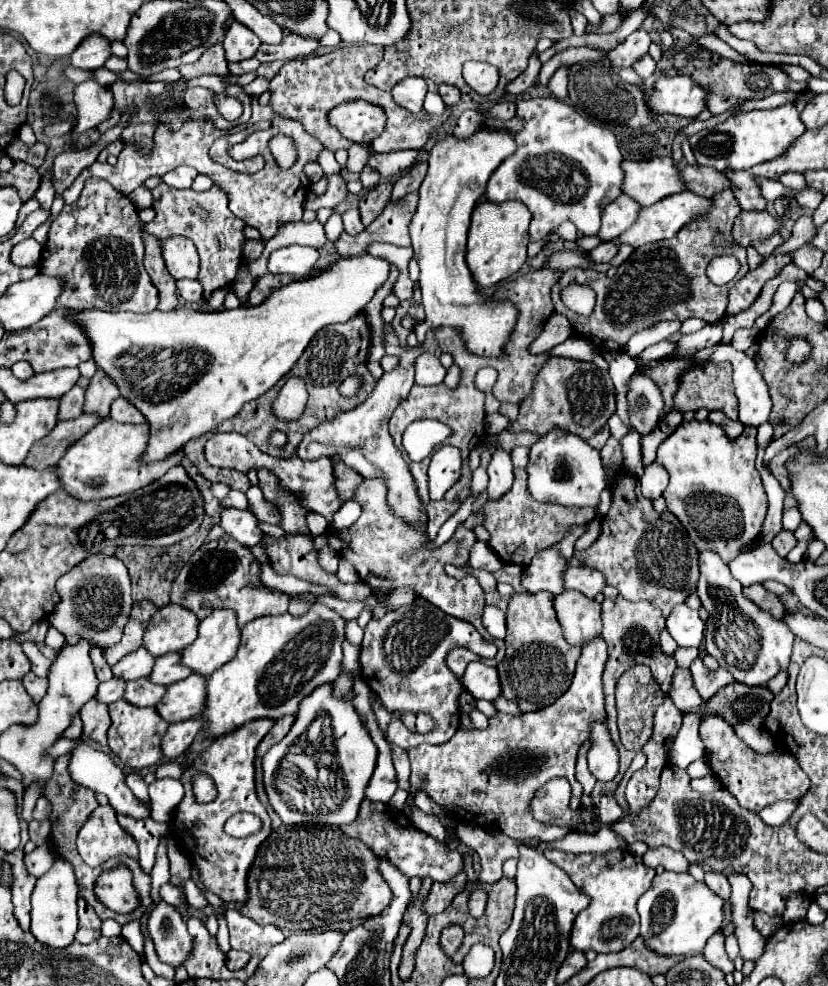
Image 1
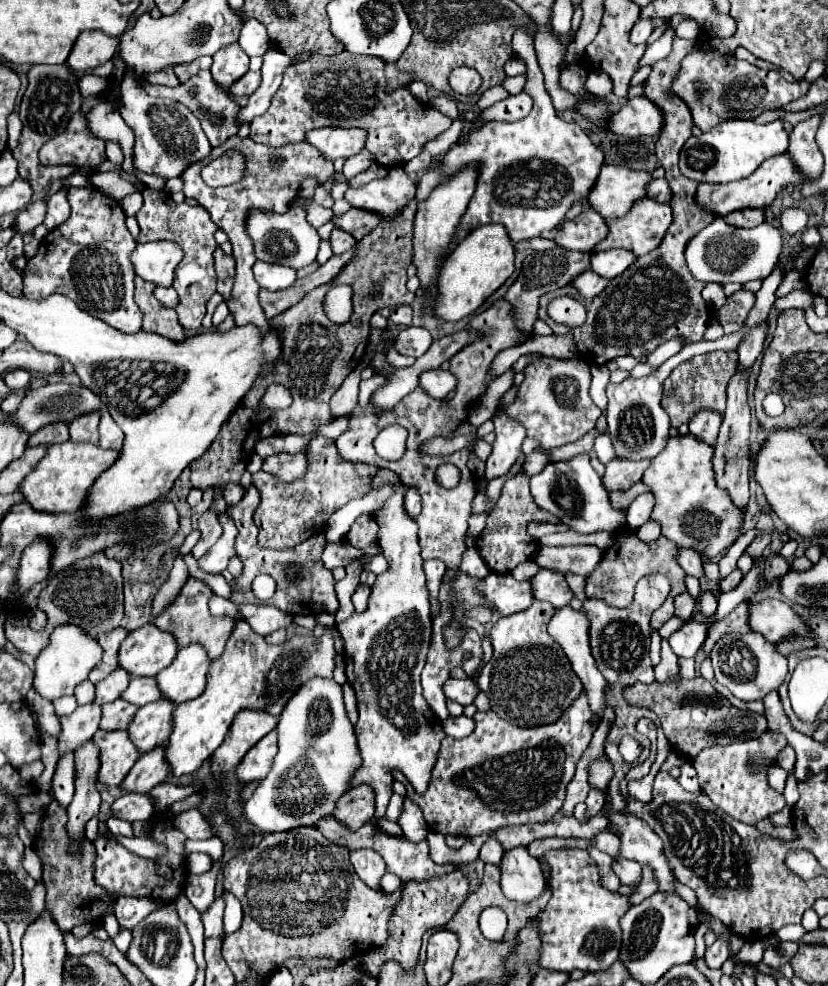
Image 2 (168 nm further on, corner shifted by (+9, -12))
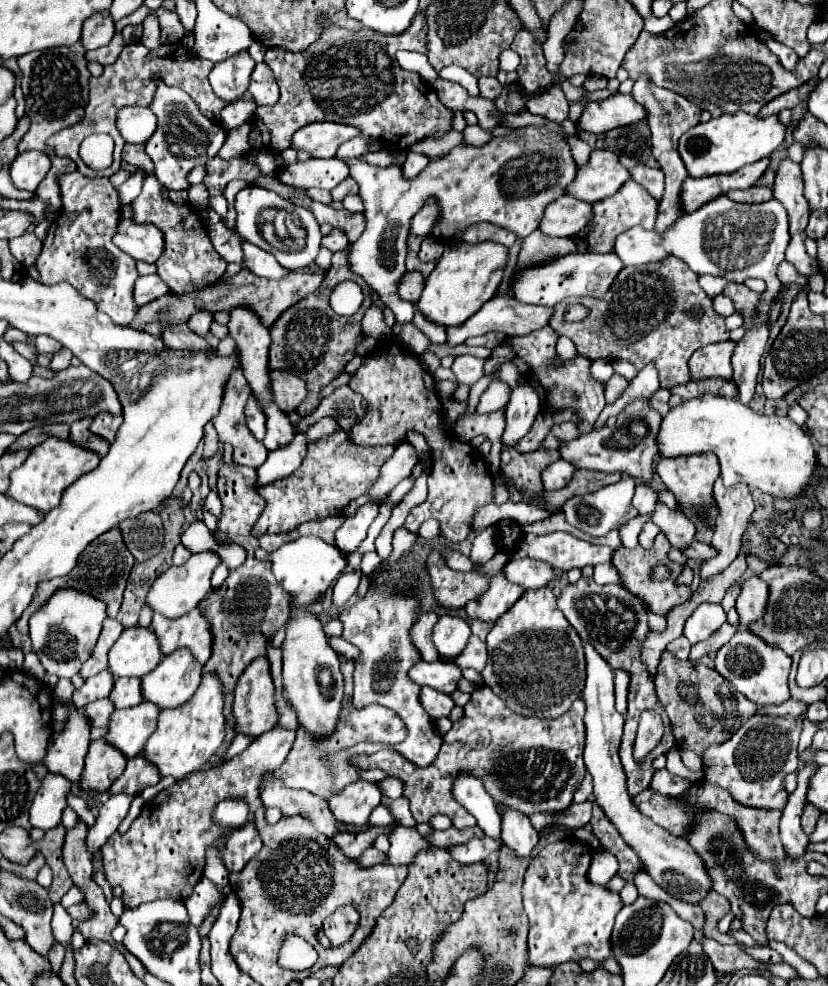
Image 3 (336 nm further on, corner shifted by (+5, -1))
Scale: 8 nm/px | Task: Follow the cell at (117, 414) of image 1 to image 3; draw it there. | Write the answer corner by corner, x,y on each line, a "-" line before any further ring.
98,413
98,417
94,417
94,423
90,425
90,431
98,433
100,437
104,437
112,443
116,439
116,433
118,433
120,425
122,425
122,415

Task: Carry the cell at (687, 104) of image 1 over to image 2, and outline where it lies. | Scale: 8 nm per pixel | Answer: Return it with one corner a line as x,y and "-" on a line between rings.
644,96
628,100
608,118
606,130
620,136
656,136
662,130
662,114

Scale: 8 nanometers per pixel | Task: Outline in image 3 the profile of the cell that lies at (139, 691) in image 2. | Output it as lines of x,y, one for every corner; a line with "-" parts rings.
120,677
110,693
116,709
128,709
142,703
142,679
140,677

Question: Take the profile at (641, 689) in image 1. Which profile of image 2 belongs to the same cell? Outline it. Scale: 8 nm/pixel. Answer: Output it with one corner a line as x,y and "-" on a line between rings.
696,676
694,680
680,682
654,682
654,684
634,684
630,688
624,688
624,696
630,704
646,706
652,712
658,714
662,730
666,738
670,740
672,748
678,750
684,758
694,760
702,748
714,746
714,744
732,744
748,740
750,736
758,736
766,730
766,718
748,710
734,708
728,698
716,692
712,682
704,680
702,676

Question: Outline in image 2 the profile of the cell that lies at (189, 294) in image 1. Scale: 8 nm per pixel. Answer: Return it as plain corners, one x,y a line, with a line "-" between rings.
158,286
158,288
154,290
154,296
156,296
158,302
164,304
166,308
176,308
176,304
178,304
178,294
174,292
174,288
162,288
162,286

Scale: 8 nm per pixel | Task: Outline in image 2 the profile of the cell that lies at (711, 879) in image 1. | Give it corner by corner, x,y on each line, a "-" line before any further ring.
716,940
716,944
712,944
712,946
706,950
704,958
706,958
708,968
720,970
722,964
728,960
728,946
726,946
726,942
724,942
724,940

